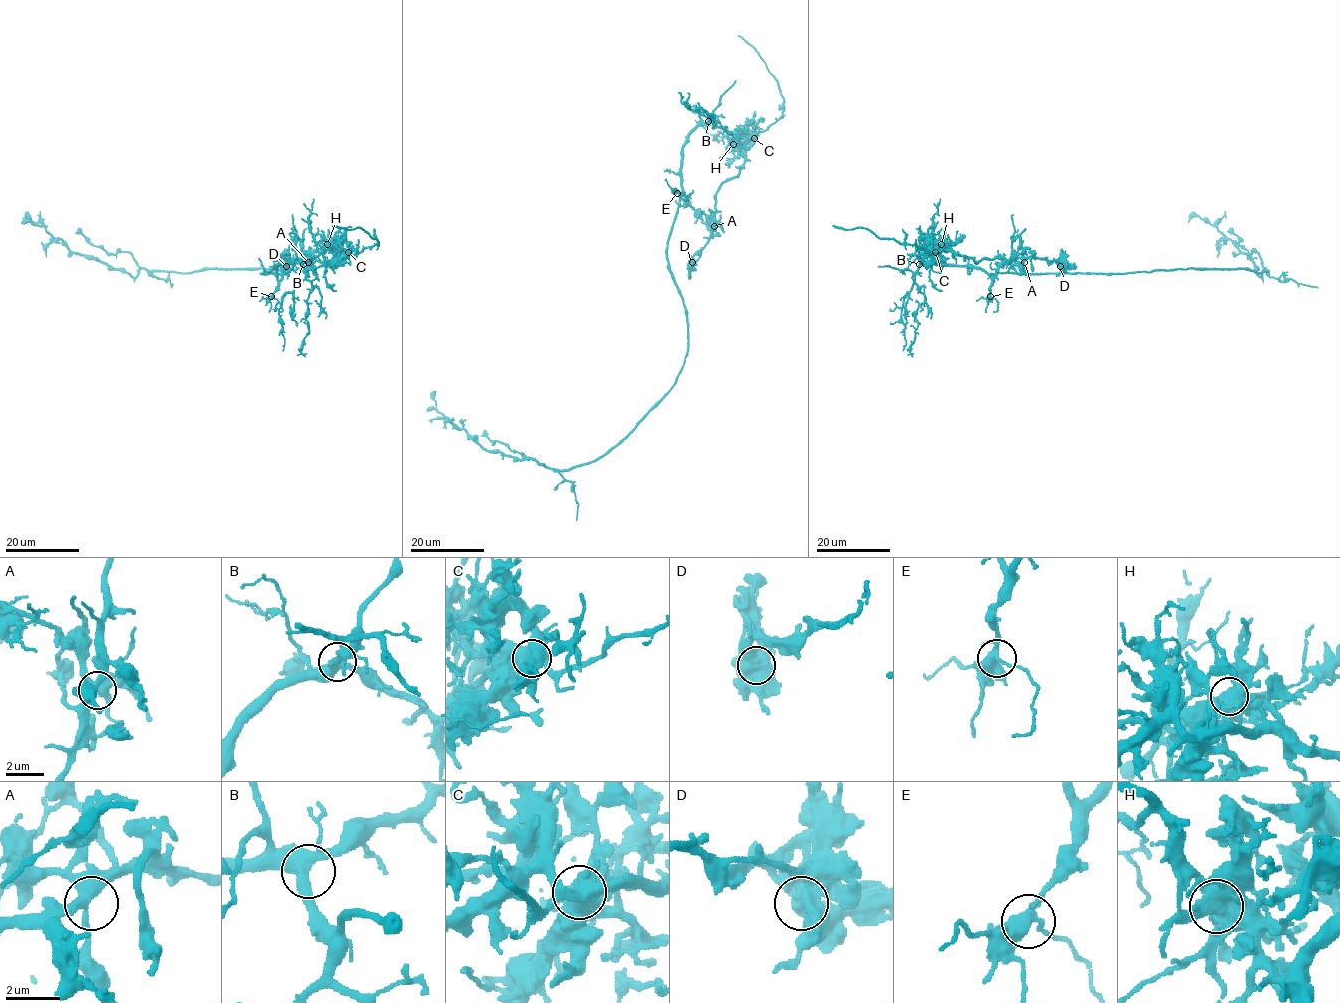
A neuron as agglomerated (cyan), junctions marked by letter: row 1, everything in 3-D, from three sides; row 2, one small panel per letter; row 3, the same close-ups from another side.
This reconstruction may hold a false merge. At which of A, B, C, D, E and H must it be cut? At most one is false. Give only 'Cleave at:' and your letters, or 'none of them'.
Cleave at: H

